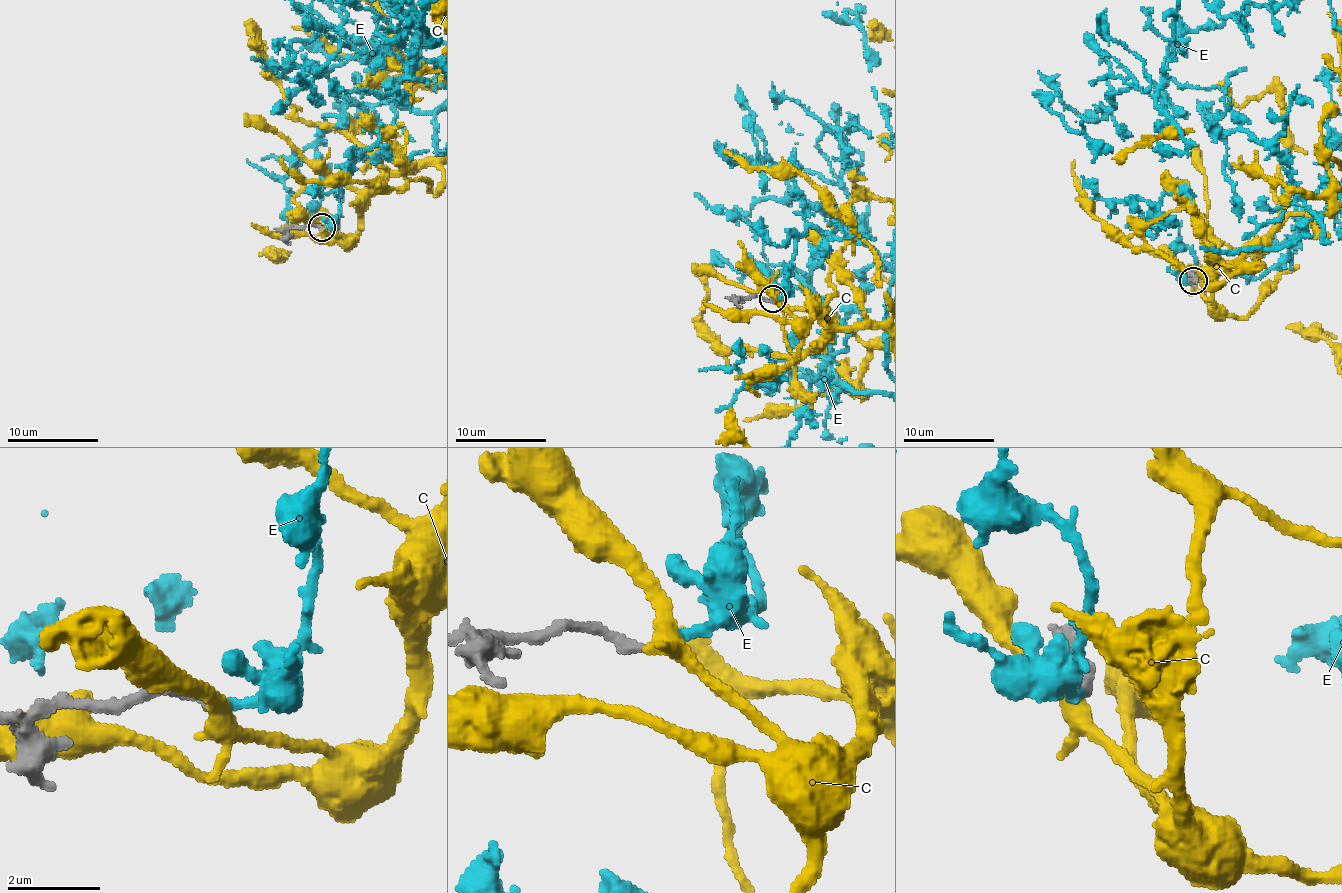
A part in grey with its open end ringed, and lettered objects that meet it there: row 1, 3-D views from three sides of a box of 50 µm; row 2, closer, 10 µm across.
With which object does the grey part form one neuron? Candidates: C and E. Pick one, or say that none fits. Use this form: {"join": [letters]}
{"join": ["E"]}

